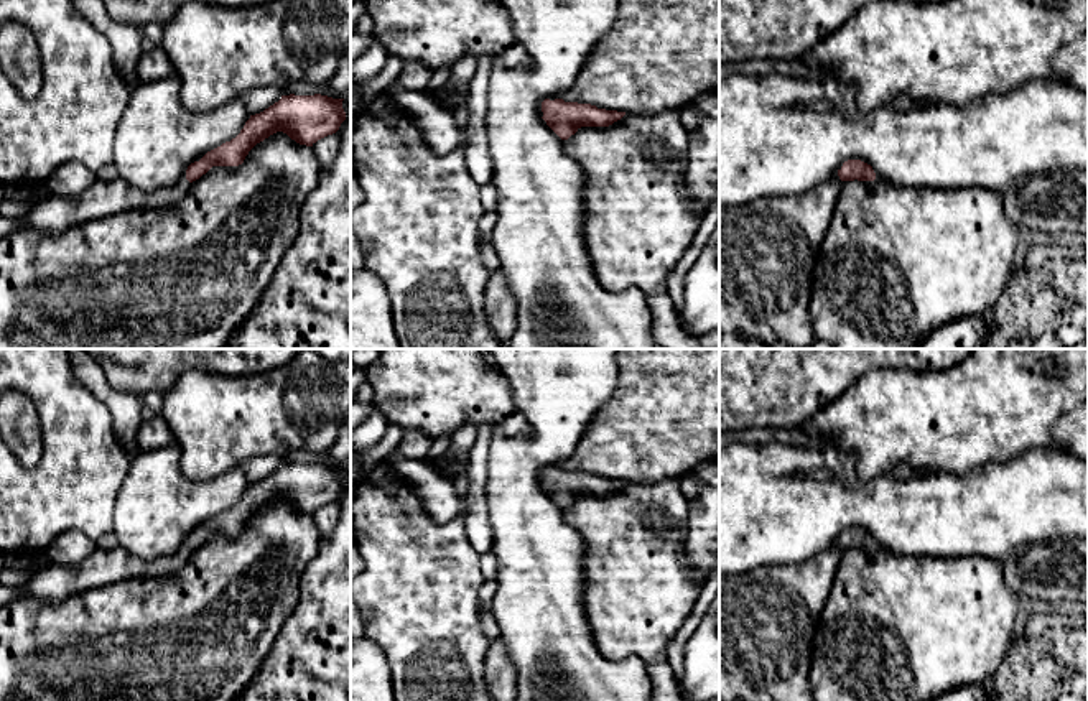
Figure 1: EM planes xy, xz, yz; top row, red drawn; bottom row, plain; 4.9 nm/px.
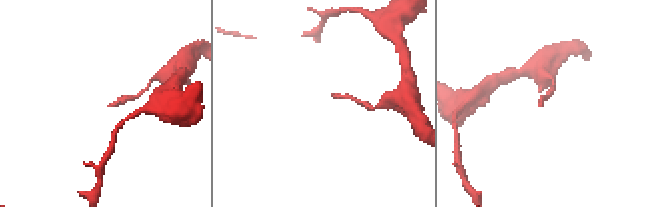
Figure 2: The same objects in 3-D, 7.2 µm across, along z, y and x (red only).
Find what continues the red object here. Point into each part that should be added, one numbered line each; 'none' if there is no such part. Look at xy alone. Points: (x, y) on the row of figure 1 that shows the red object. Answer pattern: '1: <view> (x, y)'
1: xy (56, 213)

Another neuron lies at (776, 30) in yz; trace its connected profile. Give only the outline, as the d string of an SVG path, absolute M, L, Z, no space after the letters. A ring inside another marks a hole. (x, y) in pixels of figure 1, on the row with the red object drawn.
M719 0L719 64L802 58L874 0Z

